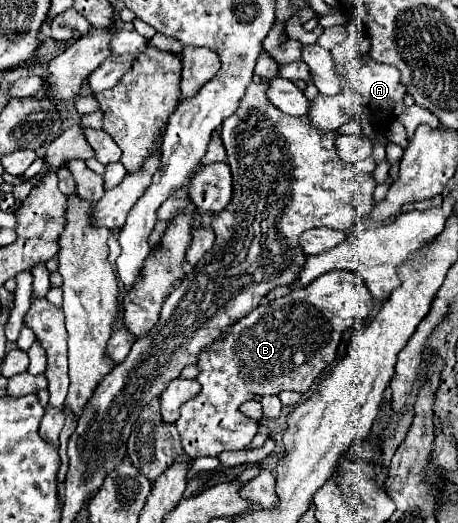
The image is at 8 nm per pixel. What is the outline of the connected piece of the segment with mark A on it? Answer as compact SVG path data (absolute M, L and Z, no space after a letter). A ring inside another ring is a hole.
M365 55L355 65L349 65L349 77L347 77L347 81L343 81L341 95L335 95L335 97L317 95L317 99L311 101L307 117L309 117L311 125L321 129L321 131L337 131L349 119L355 119L358 122L358 114L362 114L368 119L371 118L371 123L373 123L373 117L385 119L386 115L389 114L391 117L397 117L403 123L403 127L407 131L407 139L411 139L415 129L423 123L429 127L439 127L439 119L431 111L425 111L423 107L417 107L417 105L405 107L404 96L405 87L401 85L397 67L381 65L373 59L369 59L369 55ZM363 63L367 63L367 65L363 65Z

